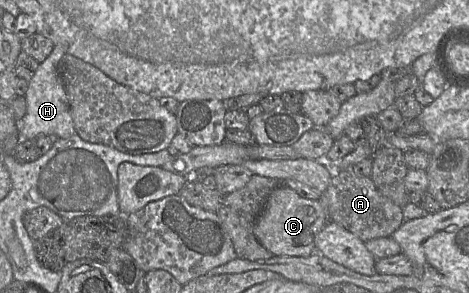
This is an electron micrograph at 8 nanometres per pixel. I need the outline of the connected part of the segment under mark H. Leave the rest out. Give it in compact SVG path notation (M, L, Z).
M54 45L50 55L41 63L30 79L25 99L27 111L18 122L20 141L35 139L40 134L48 134L55 138L69 138L76 133L73 118L67 101L66 91L58 73L58 65L66 54L64 47Z

